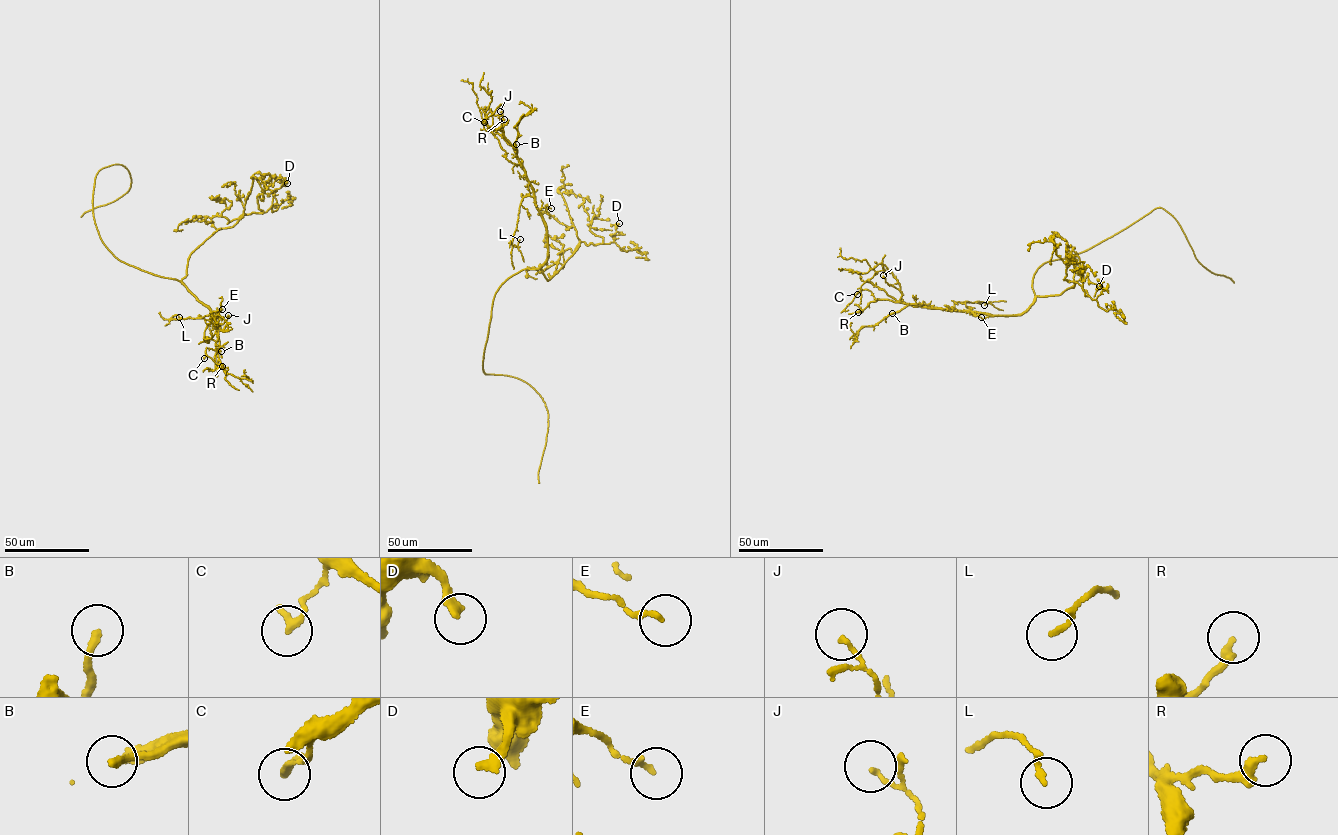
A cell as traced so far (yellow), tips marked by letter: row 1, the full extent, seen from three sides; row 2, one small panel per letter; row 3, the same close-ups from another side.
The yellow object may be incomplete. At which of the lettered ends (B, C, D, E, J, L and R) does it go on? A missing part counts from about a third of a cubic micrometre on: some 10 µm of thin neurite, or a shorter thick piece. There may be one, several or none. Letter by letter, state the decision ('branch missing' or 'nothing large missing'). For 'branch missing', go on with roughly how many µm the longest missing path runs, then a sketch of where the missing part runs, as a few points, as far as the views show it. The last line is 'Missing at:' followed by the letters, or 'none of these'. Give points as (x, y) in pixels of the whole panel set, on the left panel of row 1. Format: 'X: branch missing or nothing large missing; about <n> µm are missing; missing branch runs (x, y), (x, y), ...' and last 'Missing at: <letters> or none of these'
B: branch missing; about 30 µm are missing; missing branch runs (221, 351), (244, 350)
C: nothing large missing
D: nothing large missing
E: branch missing; about 15 µm are missing
J: nothing large missing
L: nothing large missing
R: nothing large missing
Missing at: B, E

